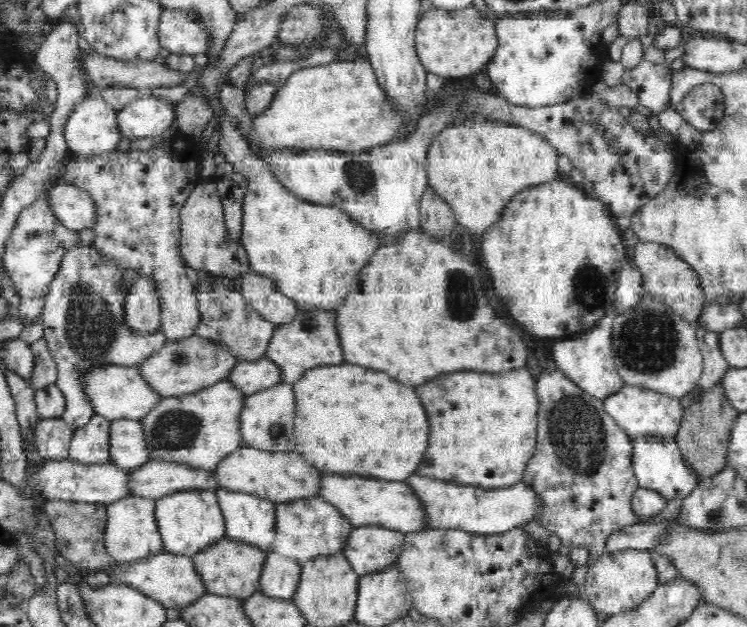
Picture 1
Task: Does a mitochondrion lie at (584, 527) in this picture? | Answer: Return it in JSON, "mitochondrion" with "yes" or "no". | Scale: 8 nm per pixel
{"mitochondrion":"no"}

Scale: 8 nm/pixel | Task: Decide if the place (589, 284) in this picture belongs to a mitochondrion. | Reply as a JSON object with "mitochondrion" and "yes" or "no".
{"mitochondrion":"yes"}

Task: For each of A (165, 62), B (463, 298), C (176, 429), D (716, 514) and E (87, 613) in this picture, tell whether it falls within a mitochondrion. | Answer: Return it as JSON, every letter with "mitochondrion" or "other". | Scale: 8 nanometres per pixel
{"A":"other","B":"mitochondrion","C":"mitochondrion","D":"mitochondrion","E":"other"}

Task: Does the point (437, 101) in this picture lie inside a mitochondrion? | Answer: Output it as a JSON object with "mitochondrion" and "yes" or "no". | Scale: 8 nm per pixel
{"mitochondrion":"no"}

